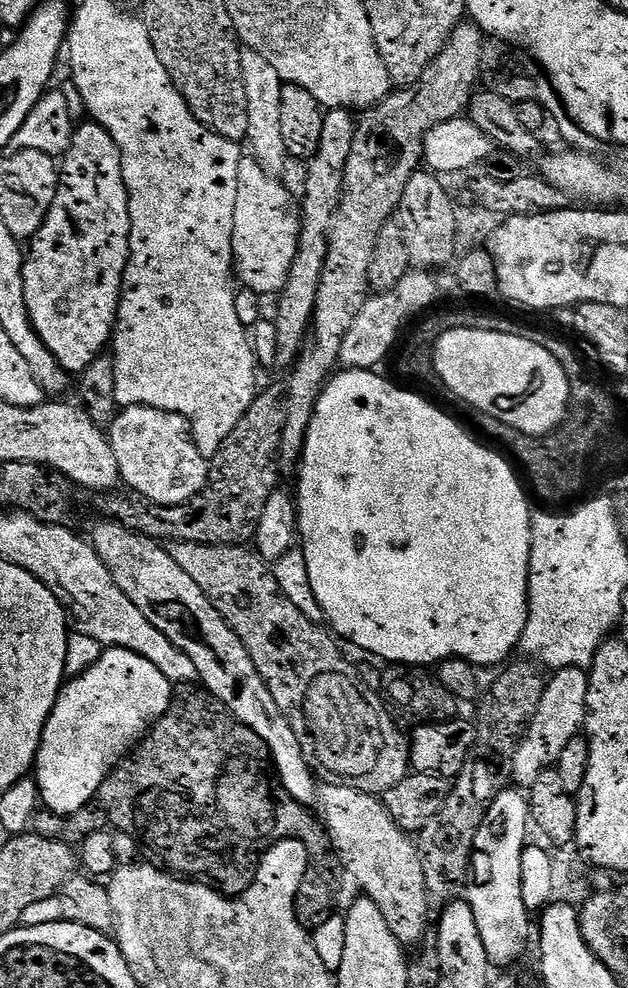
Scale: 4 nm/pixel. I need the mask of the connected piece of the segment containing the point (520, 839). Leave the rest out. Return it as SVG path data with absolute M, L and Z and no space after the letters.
M509 786L494 798L488 808L488 817L474 838L466 899L470 910L474 910L474 922L478 922L478 934L482 934L486 958L496 970L508 970L511 964L518 963L528 943L534 940L534 920L528 917L531 916L530 909L522 900L522 854L530 840L528 828L530 809L527 795L519 787Z

